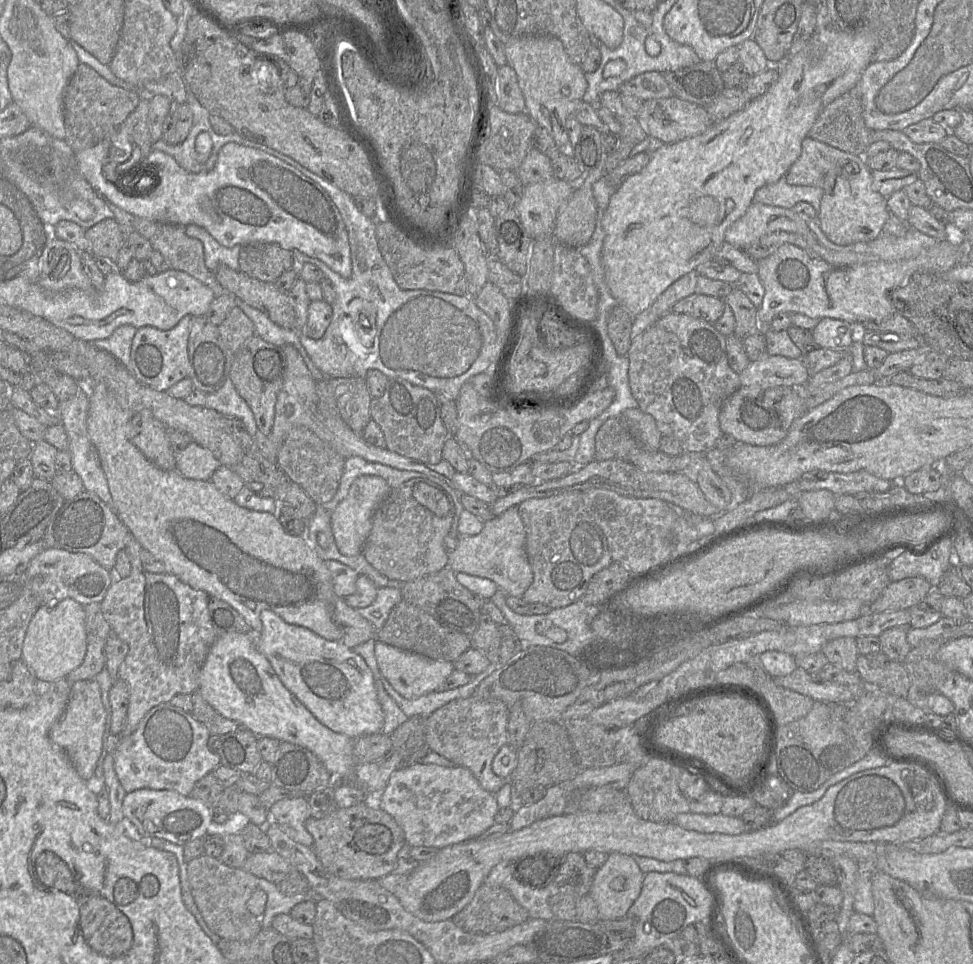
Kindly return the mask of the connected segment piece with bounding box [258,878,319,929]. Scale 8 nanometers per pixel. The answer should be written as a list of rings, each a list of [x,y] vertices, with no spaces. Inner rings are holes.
[[[259,878],[258,887],[267,895],[264,914],[260,918],[262,929],[272,927],[272,920],[278,914],[289,914],[291,909],[300,902],[313,899],[316,903],[319,899],[310,895],[284,895],[278,889],[277,884],[266,879]]]

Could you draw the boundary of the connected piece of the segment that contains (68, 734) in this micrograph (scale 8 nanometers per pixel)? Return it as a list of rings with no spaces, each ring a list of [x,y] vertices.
[[[93,679],[80,680],[71,685],[65,710],[49,731],[50,739],[65,752],[85,782],[93,776],[102,753],[106,717],[99,684]]]

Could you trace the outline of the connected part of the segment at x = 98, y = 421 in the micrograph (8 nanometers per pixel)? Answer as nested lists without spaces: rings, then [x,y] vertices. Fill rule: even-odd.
[[[94,382],[89,387],[89,410],[87,416],[87,431],[100,458],[102,469],[108,481],[109,490],[115,504],[116,514],[120,521],[128,528],[136,541],[144,550],[150,552],[157,560],[161,561],[168,574],[178,578],[195,590],[206,592],[210,597],[220,599],[234,608],[256,632],[262,631],[260,614],[263,610],[270,610],[277,614],[286,623],[304,627],[327,641],[342,641],[343,632],[334,623],[332,615],[337,599],[333,589],[332,578],[329,570],[315,551],[312,550],[305,537],[294,537],[287,534],[277,516],[268,512],[249,510],[237,505],[233,499],[221,494],[214,484],[209,481],[193,480],[184,477],[177,469],[162,470],[150,462],[144,454],[129,440],[129,422],[135,412],[122,408],[109,392],[103,382]]]

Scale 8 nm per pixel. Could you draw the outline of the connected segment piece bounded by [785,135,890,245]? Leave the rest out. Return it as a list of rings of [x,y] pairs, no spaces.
[[[808,135],[802,141],[800,156],[789,168],[785,178],[790,185],[818,186],[823,189],[817,221],[826,237],[833,243],[849,245],[857,242],[869,242],[881,235],[890,212],[887,199],[873,189],[872,172],[863,156],[842,151]]]

